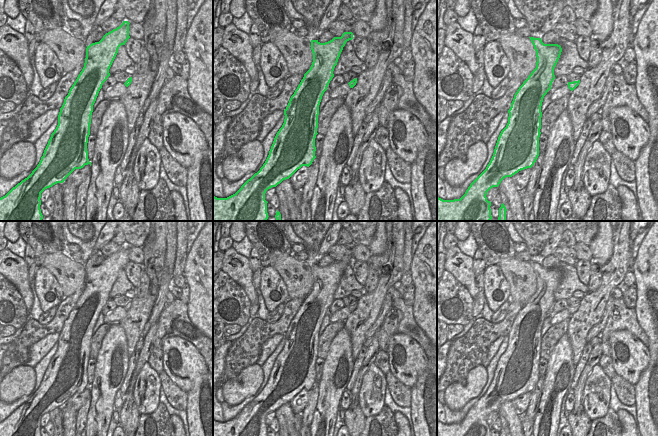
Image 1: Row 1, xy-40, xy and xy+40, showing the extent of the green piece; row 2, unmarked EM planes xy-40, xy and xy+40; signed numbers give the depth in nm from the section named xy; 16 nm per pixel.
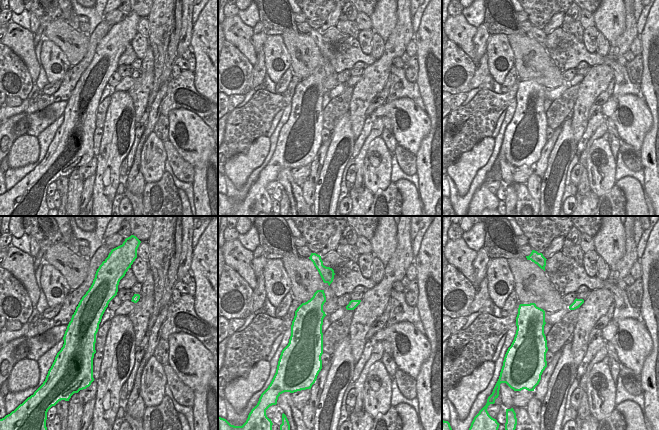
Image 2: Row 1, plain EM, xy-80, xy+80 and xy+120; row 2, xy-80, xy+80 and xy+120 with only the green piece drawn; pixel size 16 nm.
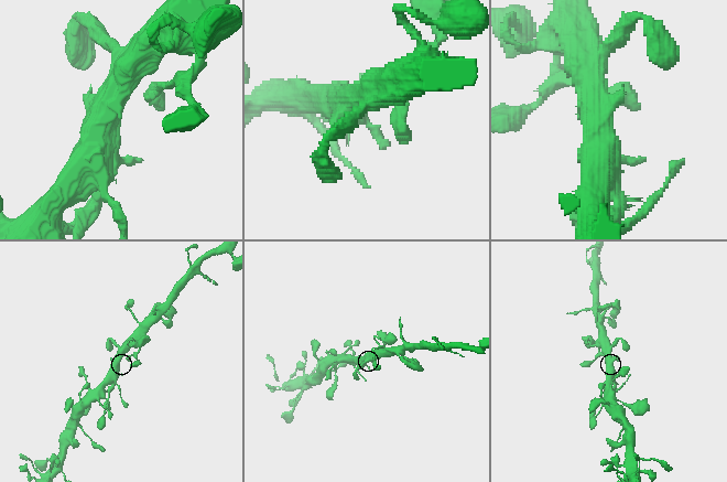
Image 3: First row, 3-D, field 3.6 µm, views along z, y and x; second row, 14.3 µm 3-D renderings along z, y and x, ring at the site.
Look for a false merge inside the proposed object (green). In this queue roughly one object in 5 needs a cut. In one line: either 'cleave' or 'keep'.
keep

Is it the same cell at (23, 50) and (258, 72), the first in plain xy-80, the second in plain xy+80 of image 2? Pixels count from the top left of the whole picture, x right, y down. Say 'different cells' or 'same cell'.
different cells

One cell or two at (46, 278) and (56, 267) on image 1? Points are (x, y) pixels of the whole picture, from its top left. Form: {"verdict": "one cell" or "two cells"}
{"verdict": "two cells"}

